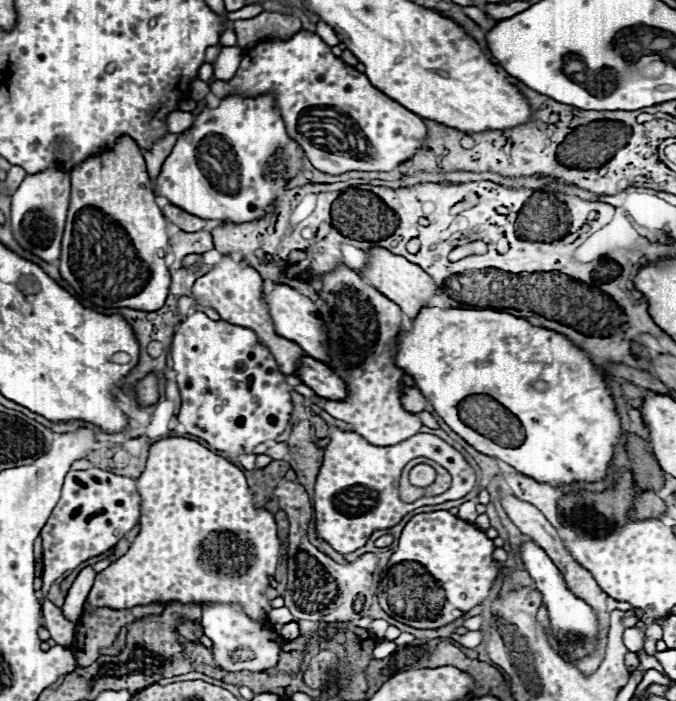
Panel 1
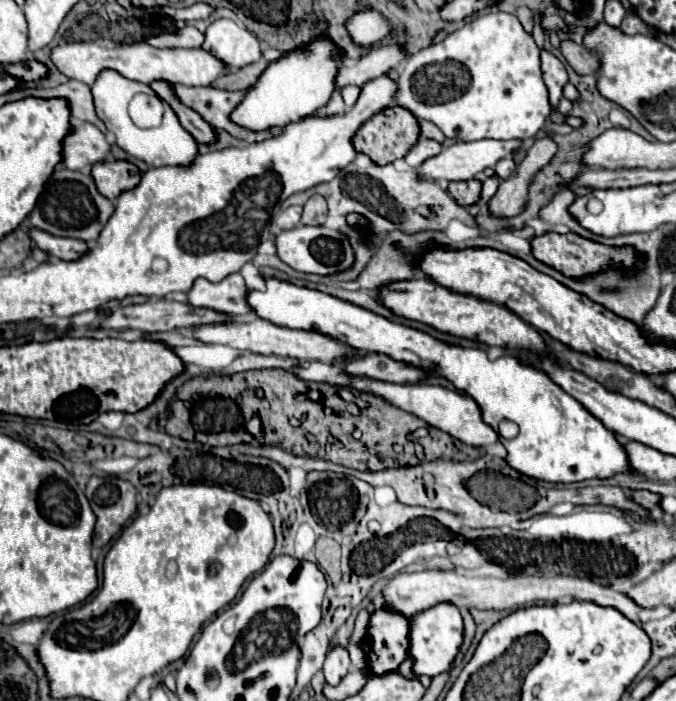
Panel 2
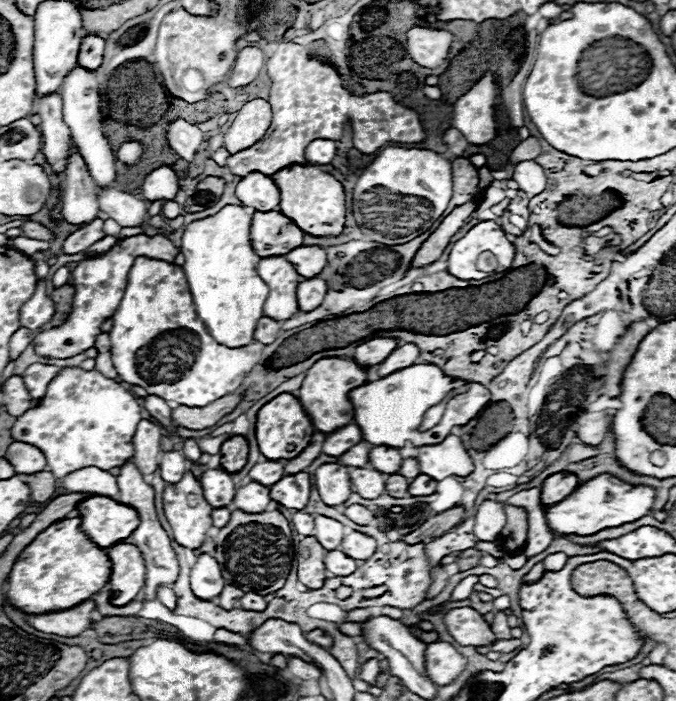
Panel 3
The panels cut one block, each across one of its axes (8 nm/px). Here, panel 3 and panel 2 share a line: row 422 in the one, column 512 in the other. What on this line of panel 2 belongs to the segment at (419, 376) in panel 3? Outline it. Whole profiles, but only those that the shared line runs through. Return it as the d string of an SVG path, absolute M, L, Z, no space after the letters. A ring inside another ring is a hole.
M264 278L264 284L264 290L248 290L248 306L252 306L260 318L284 328L328 334L354 346L356 350L388 354L398 362L414 364L432 374L440 374L478 402L484 422L494 430L498 430L498 422L502 418L516 422L520 428L518 436L512 438L510 448L506 448L508 464L514 470L548 482L578 482L588 478L608 478L618 472L632 472L616 434L606 430L600 420L596 420L578 400L566 394L544 372L524 366L518 358L504 354L490 360L484 350L444 344L420 330L390 322L384 316L368 312L360 306L286 280Z

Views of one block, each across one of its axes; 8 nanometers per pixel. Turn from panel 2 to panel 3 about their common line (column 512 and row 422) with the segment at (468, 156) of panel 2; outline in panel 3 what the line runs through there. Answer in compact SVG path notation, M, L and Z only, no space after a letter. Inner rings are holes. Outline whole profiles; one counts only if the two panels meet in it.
M142 420L134 434L134 464L146 476L158 470L160 460L160 436L162 430L150 420Z

